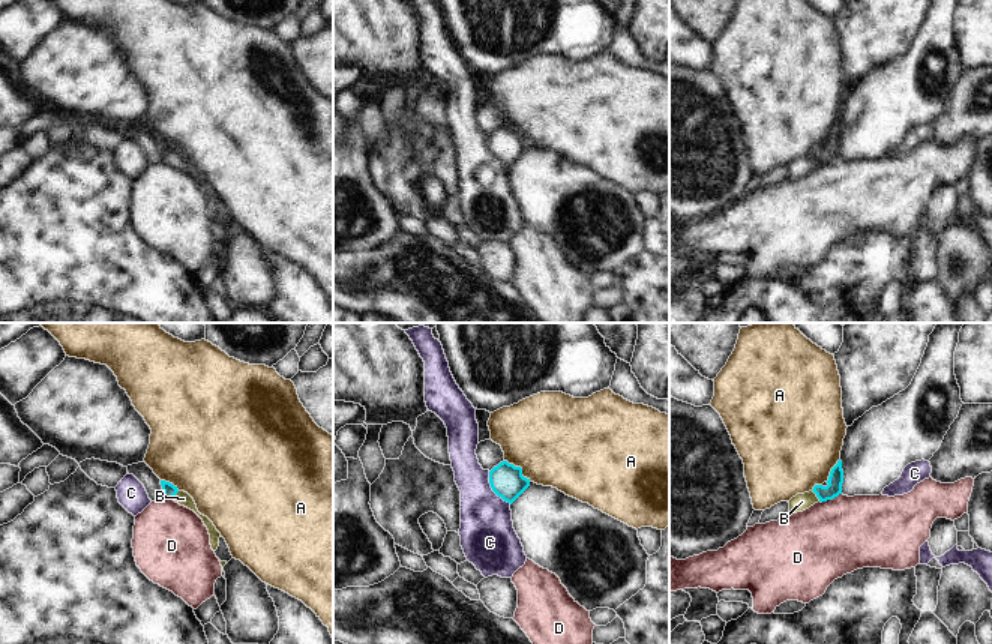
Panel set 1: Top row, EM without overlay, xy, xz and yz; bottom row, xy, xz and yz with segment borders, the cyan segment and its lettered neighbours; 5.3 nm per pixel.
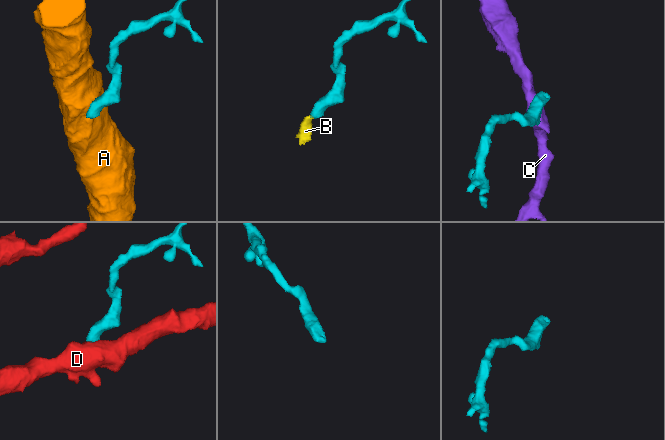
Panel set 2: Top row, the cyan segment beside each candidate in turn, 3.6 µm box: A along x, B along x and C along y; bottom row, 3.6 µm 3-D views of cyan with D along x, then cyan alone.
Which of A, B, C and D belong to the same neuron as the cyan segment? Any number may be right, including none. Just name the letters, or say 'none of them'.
B

